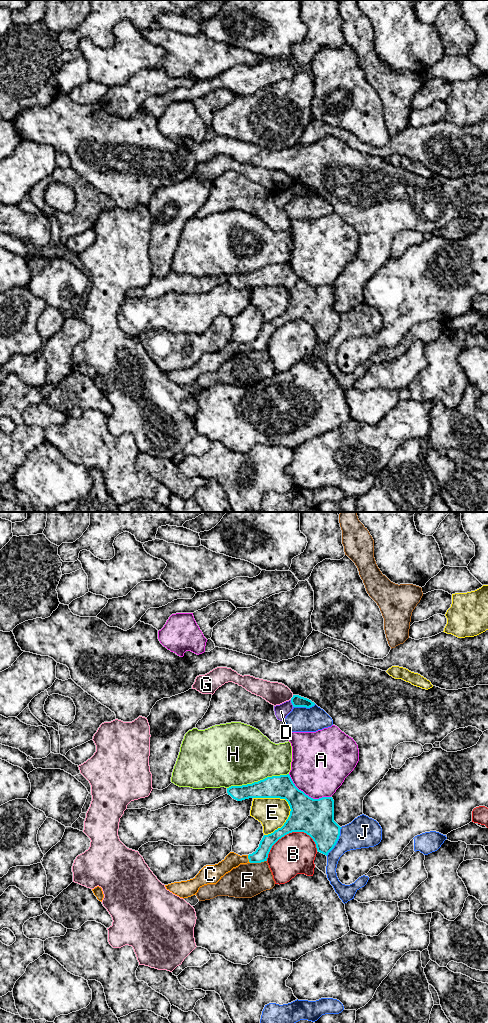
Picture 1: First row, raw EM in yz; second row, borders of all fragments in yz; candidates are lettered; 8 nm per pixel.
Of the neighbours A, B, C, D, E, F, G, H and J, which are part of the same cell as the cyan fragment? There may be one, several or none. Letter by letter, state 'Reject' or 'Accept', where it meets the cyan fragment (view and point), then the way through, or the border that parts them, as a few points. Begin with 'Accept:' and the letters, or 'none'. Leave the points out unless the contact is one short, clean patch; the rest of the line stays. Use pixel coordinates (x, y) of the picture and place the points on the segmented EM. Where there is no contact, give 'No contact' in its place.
Accept: C
A: Reject. Touches cyan at yz (307, 795)
B: Reject. Touches cyan at yz (287, 833)
C: Accept. Touches cyan at yz (248, 858). Path across: yz (260, 855), (248, 858), (232, 860)
D: Reject. Touches cyan at yz (291, 702). Boundary: yz (290, 700), (293, 706)
E: Reject. Touches cyan at yz (286, 821)
F: Reject. Touches cyan at yz (258, 862)
G: Reject. Touches cyan at yz (292, 697). Boundary: yz (293, 695), (290, 699)
H: Reject. Touches cyan at yz (258, 781)
J: Reject. Touches cyan at yz (337, 840)

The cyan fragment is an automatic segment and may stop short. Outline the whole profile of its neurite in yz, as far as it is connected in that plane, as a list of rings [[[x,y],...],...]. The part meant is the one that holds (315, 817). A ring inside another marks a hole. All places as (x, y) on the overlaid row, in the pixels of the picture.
[[[289,774],[267,777],[252,784],[231,786],[227,788],[227,793],[237,801],[249,798],[285,799],[291,809],[290,815],[281,828],[263,836],[259,847],[252,854],[240,856],[230,852],[218,864],[204,866],[193,879],[165,885],[167,890],[180,898],[196,895],[204,885],[216,884],[240,864],[267,861],[272,846],[289,833],[306,833],[315,842],[317,851],[326,856],[339,839],[341,827],[334,821],[333,798],[309,797],[295,786]]]

